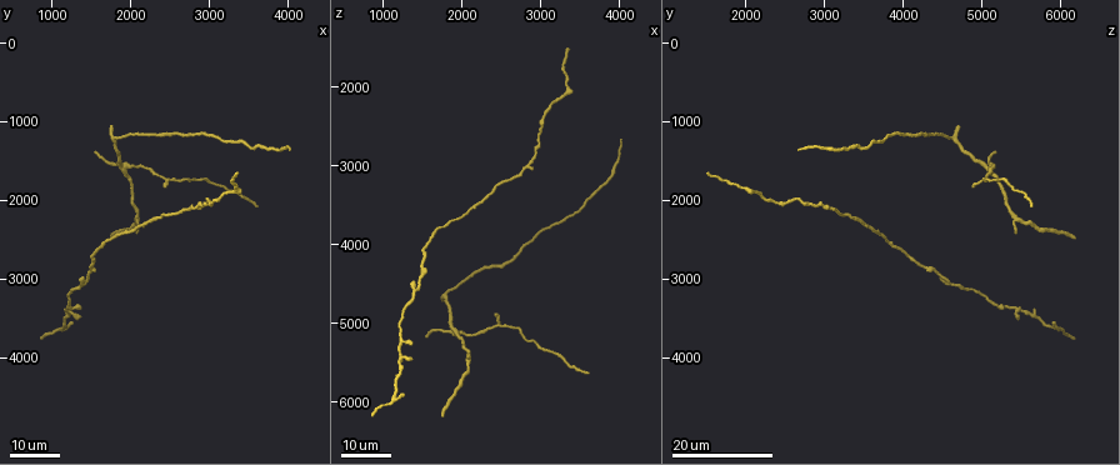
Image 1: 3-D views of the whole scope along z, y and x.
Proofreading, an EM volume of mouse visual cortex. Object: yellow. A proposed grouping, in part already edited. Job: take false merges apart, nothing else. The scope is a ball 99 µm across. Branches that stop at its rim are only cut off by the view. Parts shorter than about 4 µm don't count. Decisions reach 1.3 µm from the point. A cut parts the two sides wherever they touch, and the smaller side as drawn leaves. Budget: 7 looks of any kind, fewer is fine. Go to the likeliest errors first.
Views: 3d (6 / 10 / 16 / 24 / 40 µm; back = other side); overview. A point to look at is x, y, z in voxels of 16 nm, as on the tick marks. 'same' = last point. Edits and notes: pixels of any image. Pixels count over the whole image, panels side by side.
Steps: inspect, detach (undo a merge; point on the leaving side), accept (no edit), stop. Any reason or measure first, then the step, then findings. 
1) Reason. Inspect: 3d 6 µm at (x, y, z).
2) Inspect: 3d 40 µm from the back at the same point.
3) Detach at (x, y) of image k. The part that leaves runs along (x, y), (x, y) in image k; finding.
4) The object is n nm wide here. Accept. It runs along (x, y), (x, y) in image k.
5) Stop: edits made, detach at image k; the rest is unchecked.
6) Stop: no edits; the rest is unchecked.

Two arms in line, one across. Inspect: 3d 16 µm at (1900, 1650, 5150).

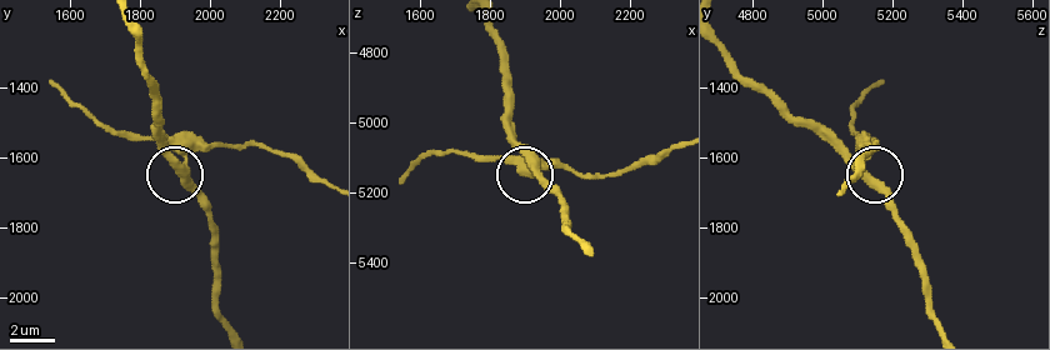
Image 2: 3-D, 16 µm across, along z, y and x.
Zoom in. Inspect: 3d 10 µm at (1930, 1630, 5110).

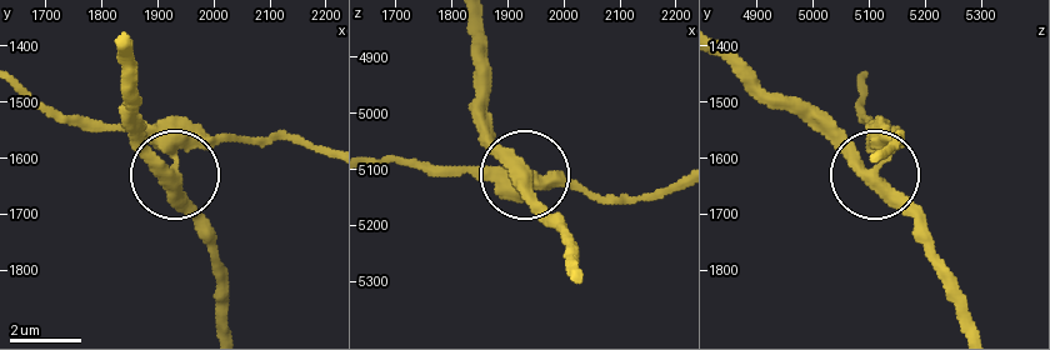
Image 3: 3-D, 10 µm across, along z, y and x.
The side arm is 27 µm long. Detach at (110, 130) of image 3. The part that leaves runs along (169, 136), (291, 136), (326, 149) in image 3; a second neuron is stuck on.

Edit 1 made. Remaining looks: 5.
Inspect: overview.

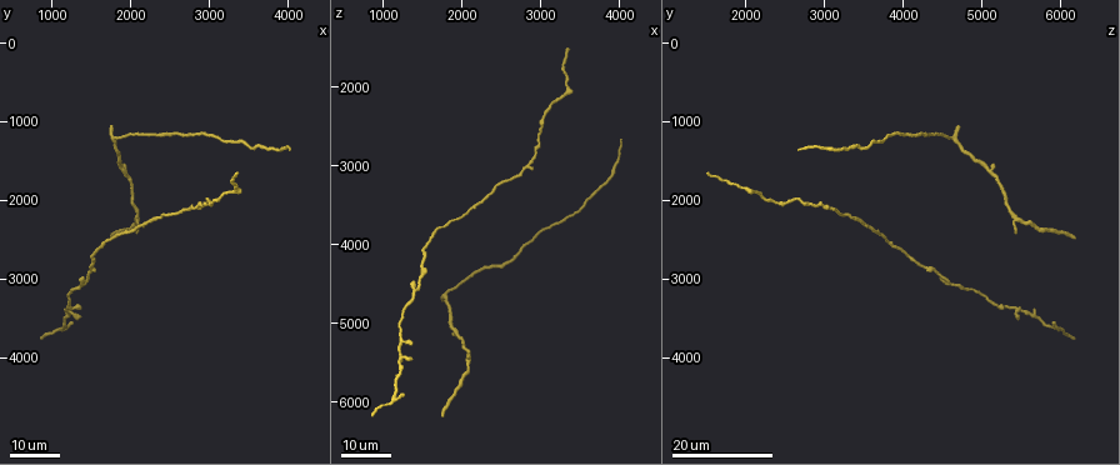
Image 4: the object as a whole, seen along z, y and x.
Three-way junction. Inspect: 3d 24 µm at (1100, 3600, 5900).

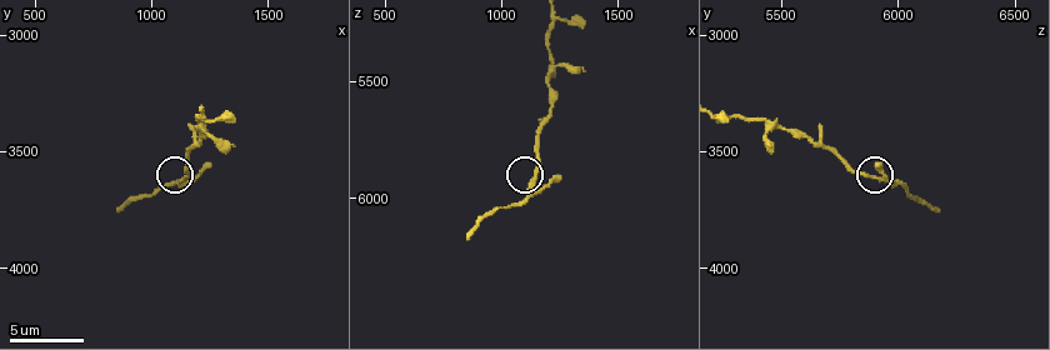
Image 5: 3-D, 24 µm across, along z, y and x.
Zoom in. Inspect: 3d 6 µm at (1140, 3620, 5930).

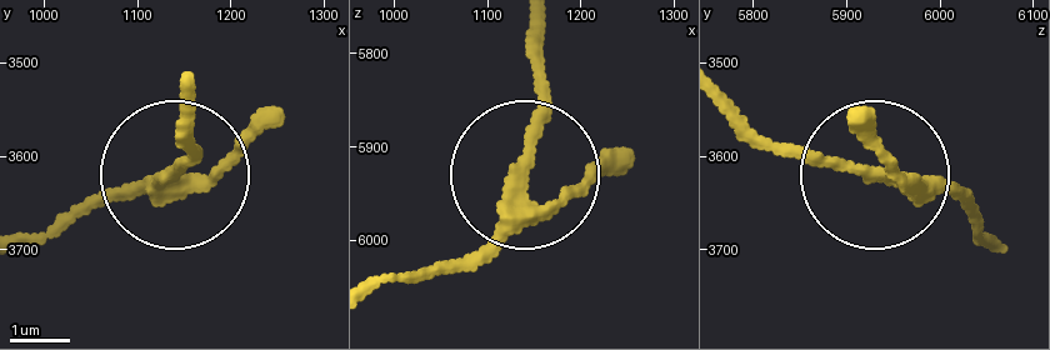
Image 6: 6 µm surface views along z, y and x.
Accept. It runs along (195, 105), (195, 150), (175, 180), (80, 205) in image 6; one neuron here.

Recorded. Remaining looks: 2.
Three arms meet. Inspect: 3d 10 µm at (1210, 3450, 5630).

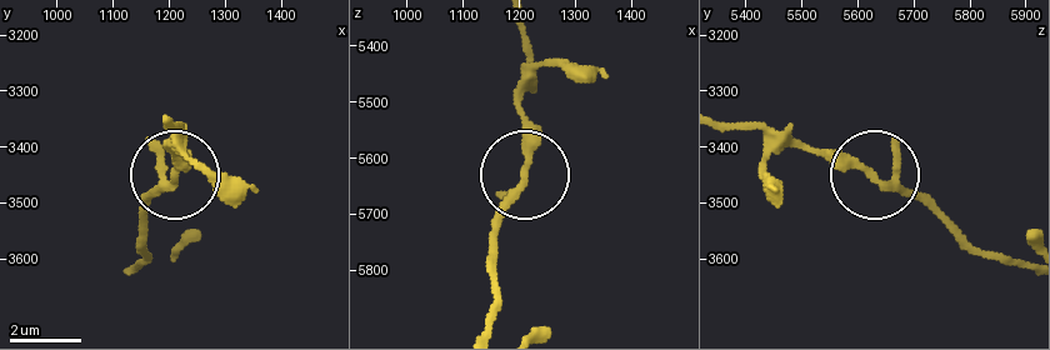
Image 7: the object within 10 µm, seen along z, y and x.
Other side. Inspect: 3d 10 µm from the back at (1215, 3455, 5625).

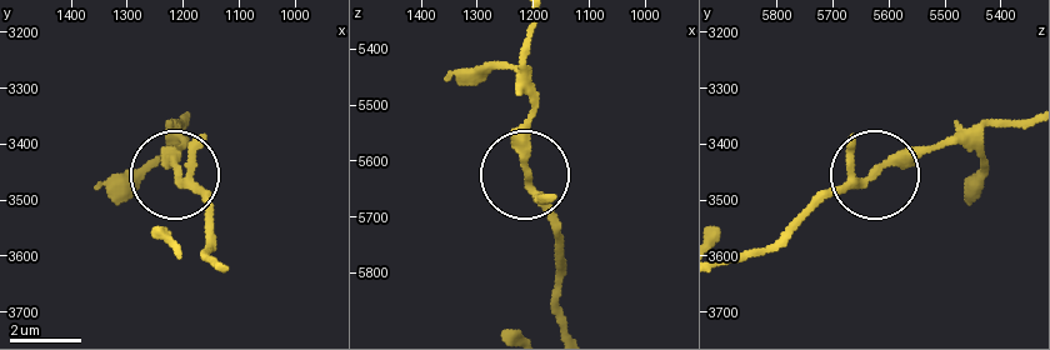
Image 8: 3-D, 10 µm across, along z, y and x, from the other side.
Accept. It runs along (186, 118), (178, 126), (178, 163), (210, 214) in image 8; one neuron here.

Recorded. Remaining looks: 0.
Stop: edits made, detach at image 3; the rest is unchecked.

